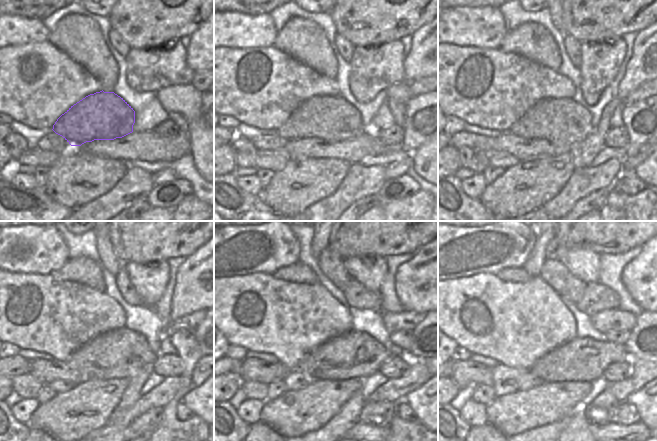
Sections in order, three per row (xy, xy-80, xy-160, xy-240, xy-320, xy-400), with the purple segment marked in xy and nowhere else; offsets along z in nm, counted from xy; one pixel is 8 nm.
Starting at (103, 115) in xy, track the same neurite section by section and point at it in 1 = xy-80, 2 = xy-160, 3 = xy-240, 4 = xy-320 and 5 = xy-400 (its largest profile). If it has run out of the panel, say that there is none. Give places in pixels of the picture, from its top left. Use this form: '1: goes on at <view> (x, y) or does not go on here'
1: goes on at xy-80 (330, 118)
2: goes on at xy-160 (561, 121)
3: goes on at xy-240 (120, 353)
4: goes on at xy-320 (354, 355)
5: goes on at xy-400 (582, 359)

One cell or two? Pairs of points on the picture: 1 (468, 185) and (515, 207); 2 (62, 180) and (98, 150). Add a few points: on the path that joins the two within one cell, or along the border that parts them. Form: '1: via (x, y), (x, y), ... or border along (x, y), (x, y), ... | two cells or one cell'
1: border along (487, 184), (478, 197) | two cells
2: border along (80, 146), (82, 149), (96, 155), (116, 159) | two cells

